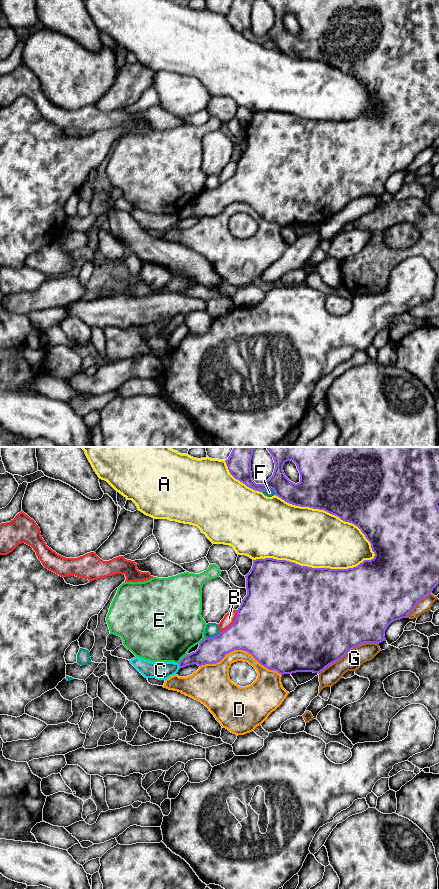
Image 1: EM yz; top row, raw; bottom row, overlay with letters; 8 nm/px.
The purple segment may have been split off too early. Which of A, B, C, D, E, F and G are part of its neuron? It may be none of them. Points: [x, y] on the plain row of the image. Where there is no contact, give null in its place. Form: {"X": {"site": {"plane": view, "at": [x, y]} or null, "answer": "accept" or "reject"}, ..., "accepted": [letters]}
{"A": {"site": {"plane": "yz", "at": [314, 120]}, "answer": "reject"}, "B": {"site": {"plane": "yz", "at": [233, 175]}, "answer": "reject"}, "C": {"site": {"plane": "yz", "at": [179, 217]}, "answer": "reject"}, "D": {"site": {"plane": "yz", "at": [241, 201]}, "answer": "reject"}, "E": {"site": {"plane": "yz", "at": [182, 210]}, "answer": "reject"}, "F": {"site": {"plane": "yz", "at": [270, 39]}, "answer": "reject"}, "G": {"site": {"plane": "yz", "at": [348, 202]}, "answer": "reject"}, "accepted": []}

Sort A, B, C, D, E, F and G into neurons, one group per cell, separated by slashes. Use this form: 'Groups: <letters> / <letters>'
Groups: A / B / C / D / E / F / G

